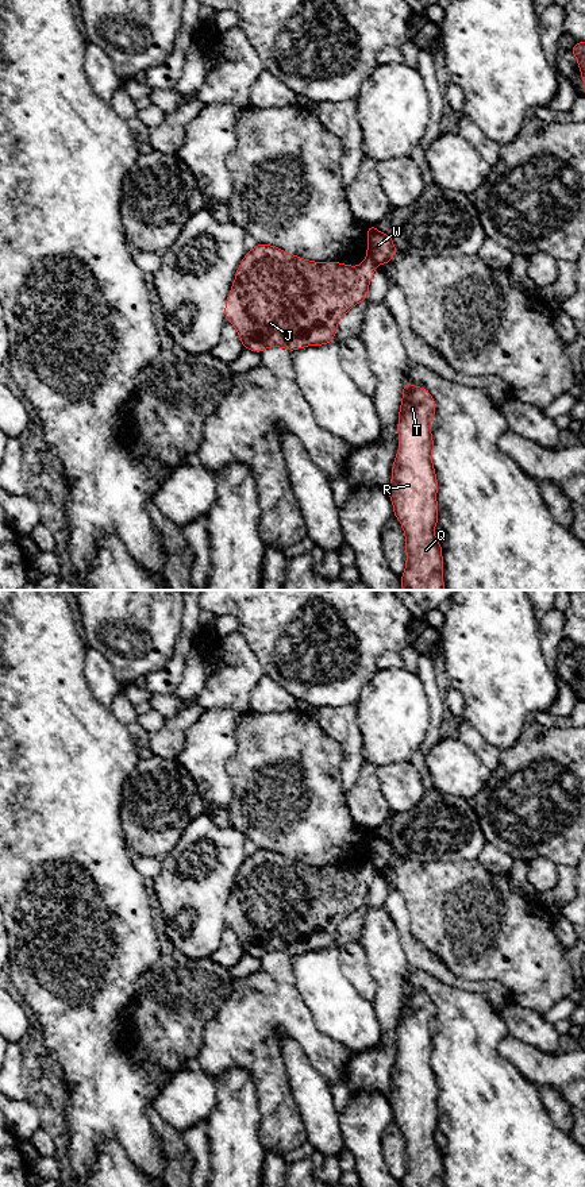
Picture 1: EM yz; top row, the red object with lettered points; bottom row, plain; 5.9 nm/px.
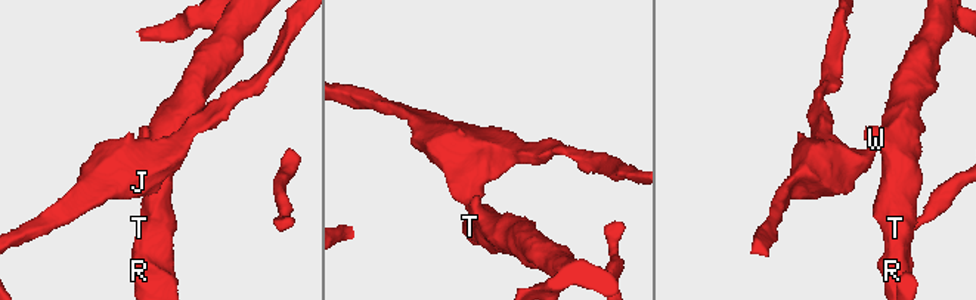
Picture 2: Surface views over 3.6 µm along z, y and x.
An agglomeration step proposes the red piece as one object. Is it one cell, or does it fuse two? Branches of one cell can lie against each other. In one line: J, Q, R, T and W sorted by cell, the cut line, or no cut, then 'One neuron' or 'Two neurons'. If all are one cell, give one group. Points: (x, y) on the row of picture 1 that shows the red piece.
Groups: J / Q R T W. Split along yz (368, 255), (377, 264). Two neurons

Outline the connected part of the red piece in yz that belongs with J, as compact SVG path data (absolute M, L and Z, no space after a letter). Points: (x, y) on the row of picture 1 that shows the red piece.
M258 243L247 251L236 269L235 281L224 307L226 321L231 323L243 348L261 354L268 347L290 351L307 346L323 346L335 339L339 320L357 304L367 300L369 284L378 263L366 257L358 266L334 261L315 262L289 254L277 246Z

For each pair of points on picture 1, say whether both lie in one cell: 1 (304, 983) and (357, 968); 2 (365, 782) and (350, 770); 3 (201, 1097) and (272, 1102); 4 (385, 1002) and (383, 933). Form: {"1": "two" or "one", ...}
{"1": "two", "2": "two", "3": "two", "4": "one"}

